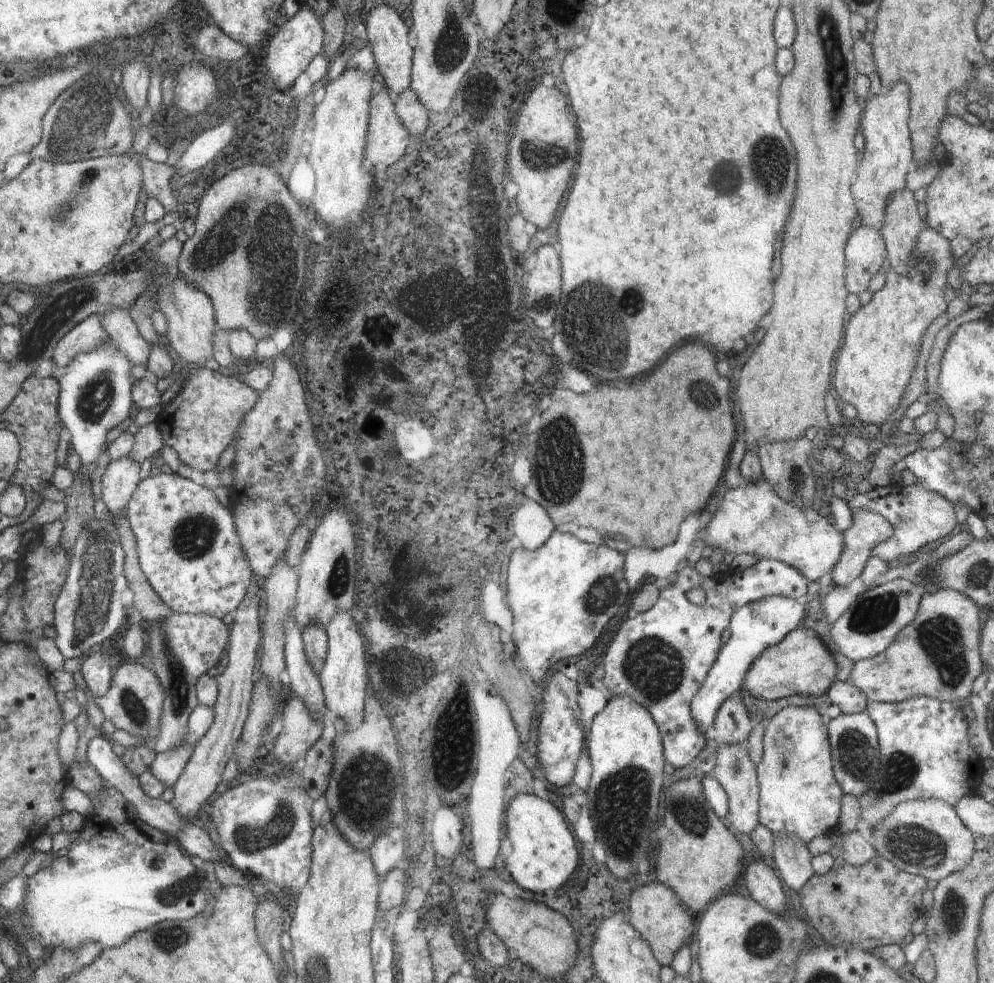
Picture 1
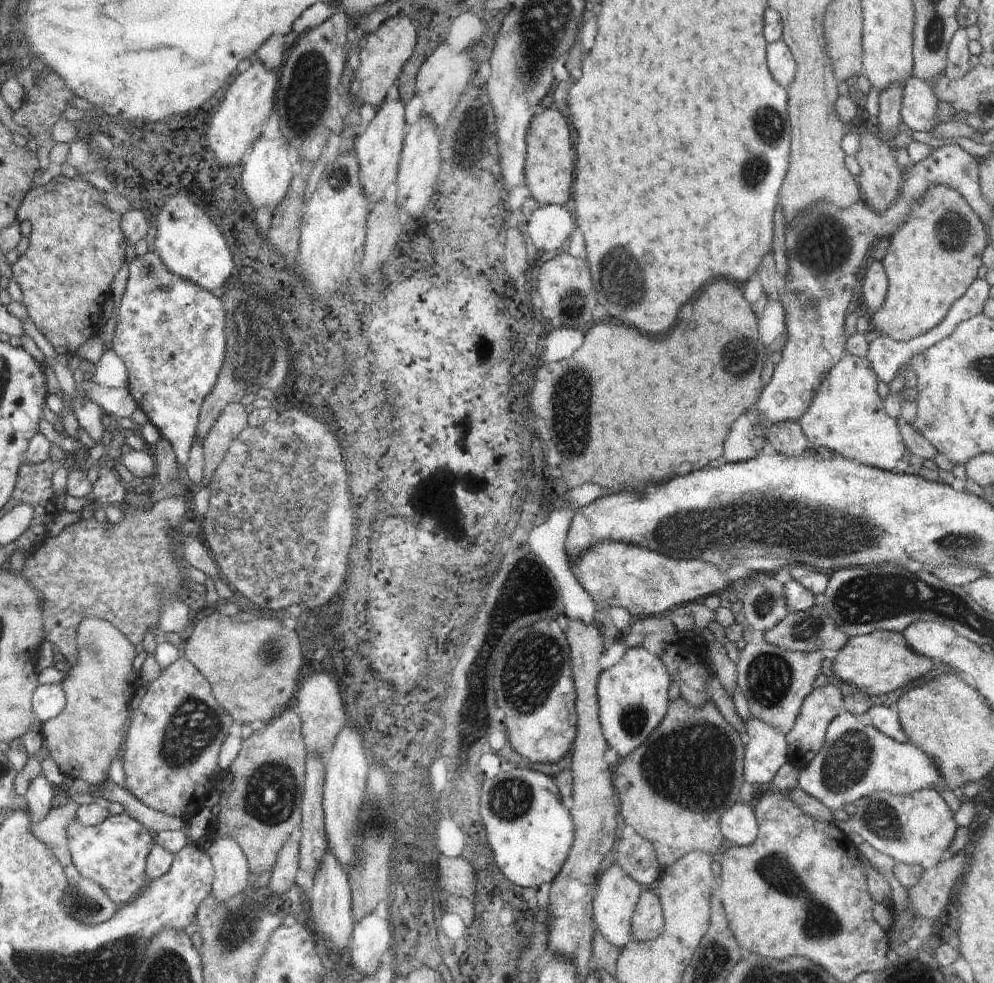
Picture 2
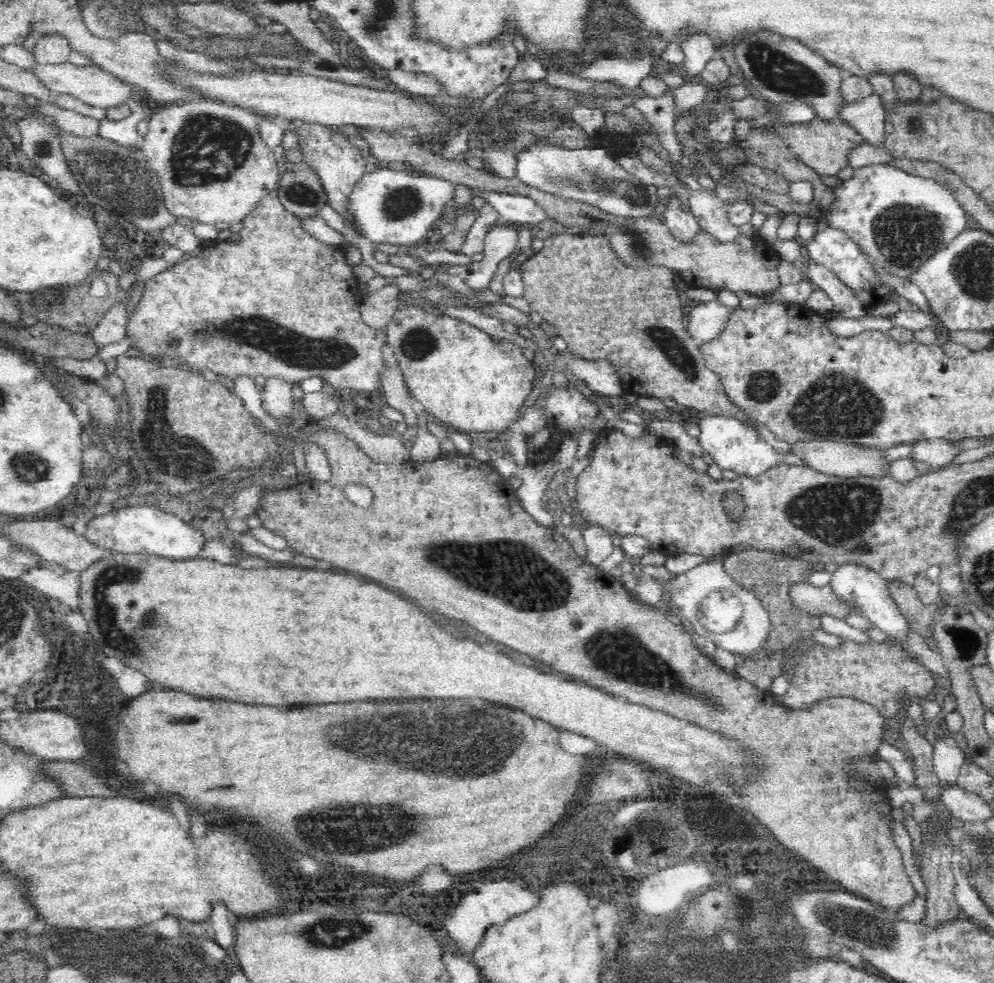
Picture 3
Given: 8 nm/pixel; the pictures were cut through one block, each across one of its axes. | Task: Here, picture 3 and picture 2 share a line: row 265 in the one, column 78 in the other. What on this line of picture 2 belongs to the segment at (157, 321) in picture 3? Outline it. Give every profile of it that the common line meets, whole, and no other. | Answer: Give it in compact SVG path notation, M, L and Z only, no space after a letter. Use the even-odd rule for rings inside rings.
M76 170L72 178L55 173L52 182L29 191L19 207L19 219L30 221L32 232L28 236L28 250L11 266L13 280L20 288L23 304L38 331L68 334L70 357L100 332L105 321L102 306L111 297L112 282L125 261L127 241L121 229L121 214L103 204L104 195L104 191L86 180L84 172Z

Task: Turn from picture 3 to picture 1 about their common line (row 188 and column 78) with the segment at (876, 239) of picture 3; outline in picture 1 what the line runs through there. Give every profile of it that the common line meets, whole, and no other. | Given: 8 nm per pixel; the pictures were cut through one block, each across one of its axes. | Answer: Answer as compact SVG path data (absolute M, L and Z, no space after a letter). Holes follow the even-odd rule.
M106 782L106 790L103 795L91 794L89 797L93 802L95 813L86 817L87 821L84 823L82 830L76 834L76 837L72 839L69 847L68 854L64 856L54 856L53 860L46 863L41 869L27 878L27 893L25 898L25 913L18 911L15 915L10 916L14 920L14 935L12 932L9 934L18 938L18 943L22 942L27 935L35 937L42 946L56 948L60 944L67 949L75 949L80 945L87 942L102 942L104 948L114 948L114 946L120 946L124 944L124 940L128 940L130 936L135 935L137 932L151 929L155 924L162 921L175 921L175 920L190 920L197 914L204 913L210 908L208 907L209 897L209 882L206 879L206 873L204 869L198 869L190 861L190 856L186 854L182 848L174 841L167 841L164 843L157 843L152 841L152 838L144 834L142 830L138 829L130 820L128 820L127 800L122 793L117 791L116 787Z

